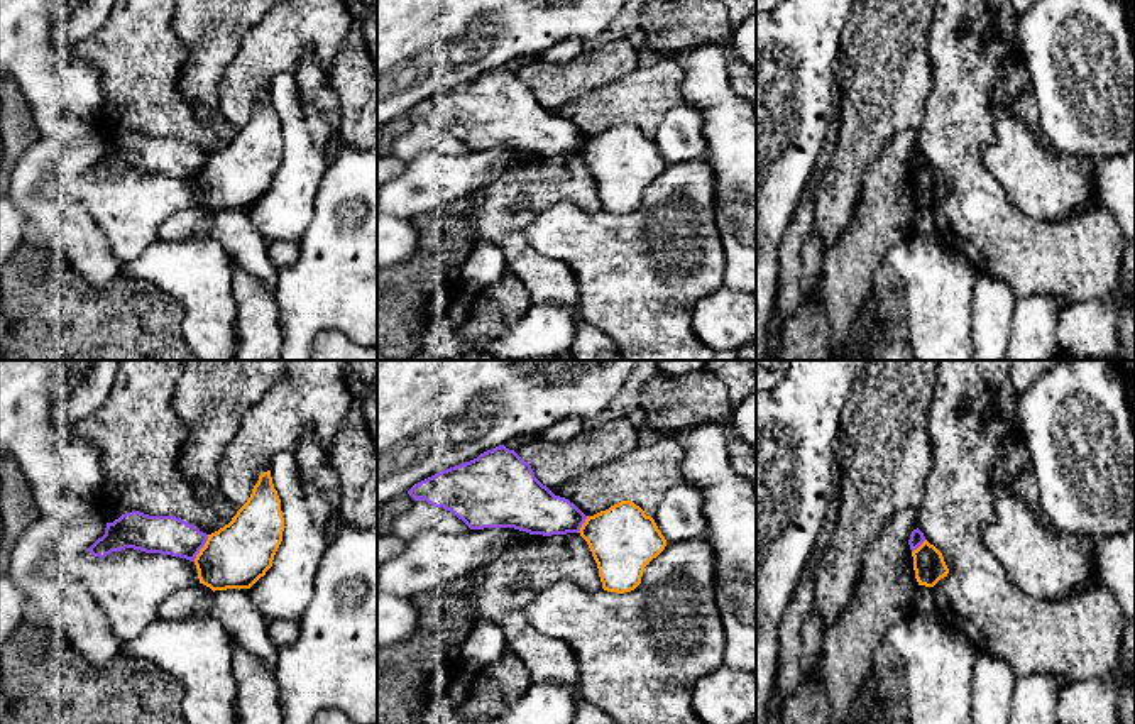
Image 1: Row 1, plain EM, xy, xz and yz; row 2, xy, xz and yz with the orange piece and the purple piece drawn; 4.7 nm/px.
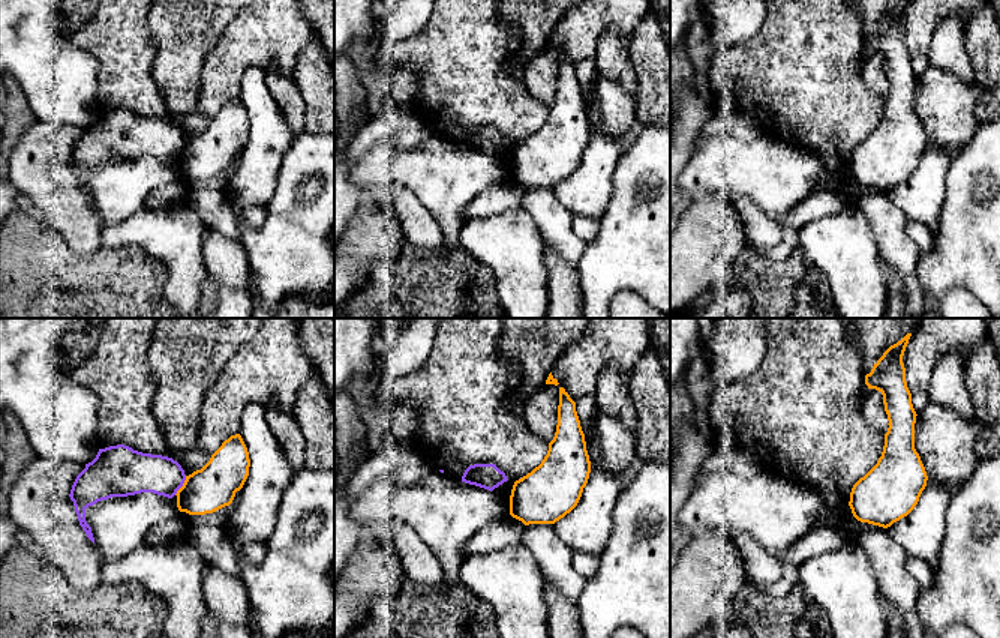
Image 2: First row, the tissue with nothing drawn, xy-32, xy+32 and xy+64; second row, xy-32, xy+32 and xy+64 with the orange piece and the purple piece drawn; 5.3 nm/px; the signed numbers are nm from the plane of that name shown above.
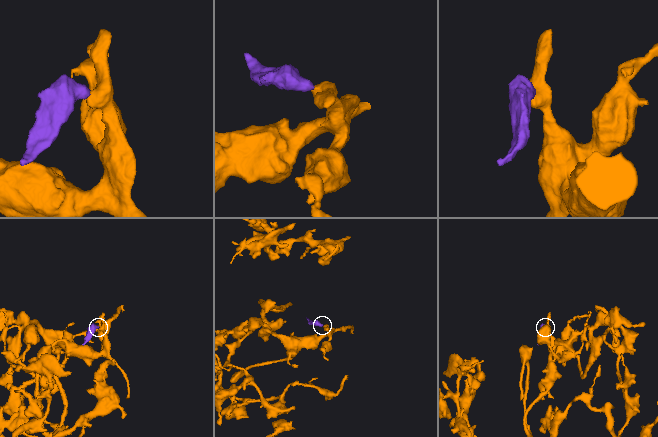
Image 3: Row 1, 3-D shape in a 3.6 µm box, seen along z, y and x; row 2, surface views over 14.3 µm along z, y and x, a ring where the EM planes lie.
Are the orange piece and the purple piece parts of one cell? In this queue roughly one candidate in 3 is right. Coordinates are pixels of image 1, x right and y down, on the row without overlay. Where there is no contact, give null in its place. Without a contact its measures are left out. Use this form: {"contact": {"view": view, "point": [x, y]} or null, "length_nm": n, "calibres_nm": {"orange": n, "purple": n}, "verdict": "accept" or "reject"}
{"contact": {"view": "xy", "point": [202, 170]}, "length_nm": 150, "calibres_nm": {"orange": 300, "purple": 190}, "verdict": "reject"}

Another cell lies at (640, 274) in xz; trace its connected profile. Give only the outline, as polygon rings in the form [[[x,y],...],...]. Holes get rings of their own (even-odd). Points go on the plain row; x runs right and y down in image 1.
[[[704,159],[666,164],[643,193],[641,205],[624,215],[587,213],[568,200],[545,210],[526,230],[528,242],[545,257],[565,262],[578,282],[578,320],[609,337],[622,360],[714,360],[692,330],[695,304],[724,286],[724,247],[716,223],[714,173]]]

